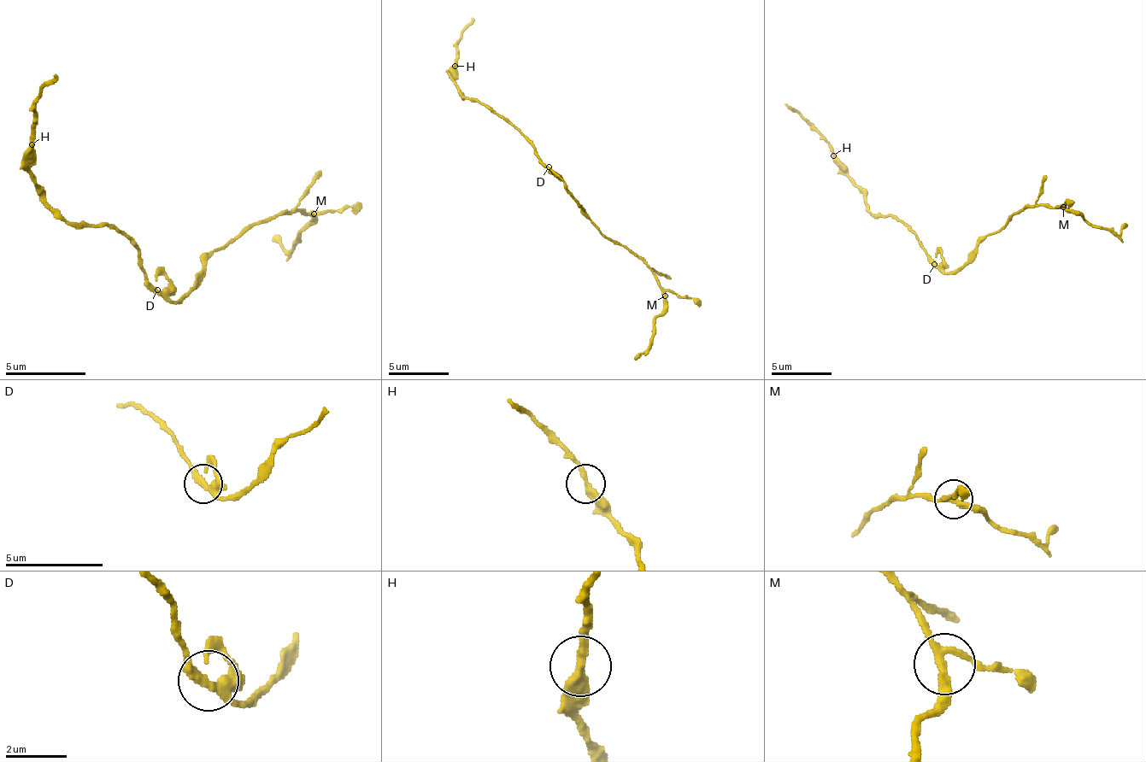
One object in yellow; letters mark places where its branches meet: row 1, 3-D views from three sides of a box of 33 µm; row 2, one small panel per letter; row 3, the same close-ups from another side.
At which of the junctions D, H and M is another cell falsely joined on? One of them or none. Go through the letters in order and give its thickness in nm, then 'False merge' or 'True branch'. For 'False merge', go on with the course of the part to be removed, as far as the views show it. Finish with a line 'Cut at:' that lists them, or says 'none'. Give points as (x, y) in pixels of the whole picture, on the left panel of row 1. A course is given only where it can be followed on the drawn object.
D: Thickness 280 nm. True branch
H: Thickness 320 nm. True branch
M: Thickness 240 nm. True branch
Cut at: none

